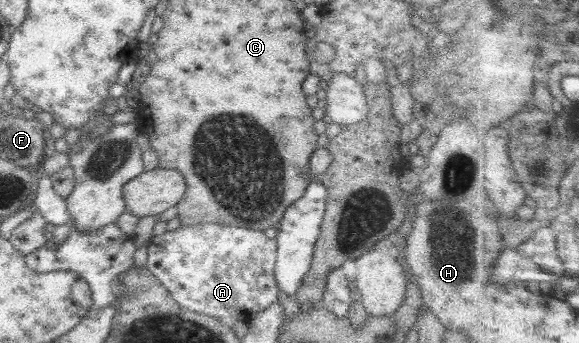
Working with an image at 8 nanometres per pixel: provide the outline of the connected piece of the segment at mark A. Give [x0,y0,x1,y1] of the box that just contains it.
[144,224,280,324]

